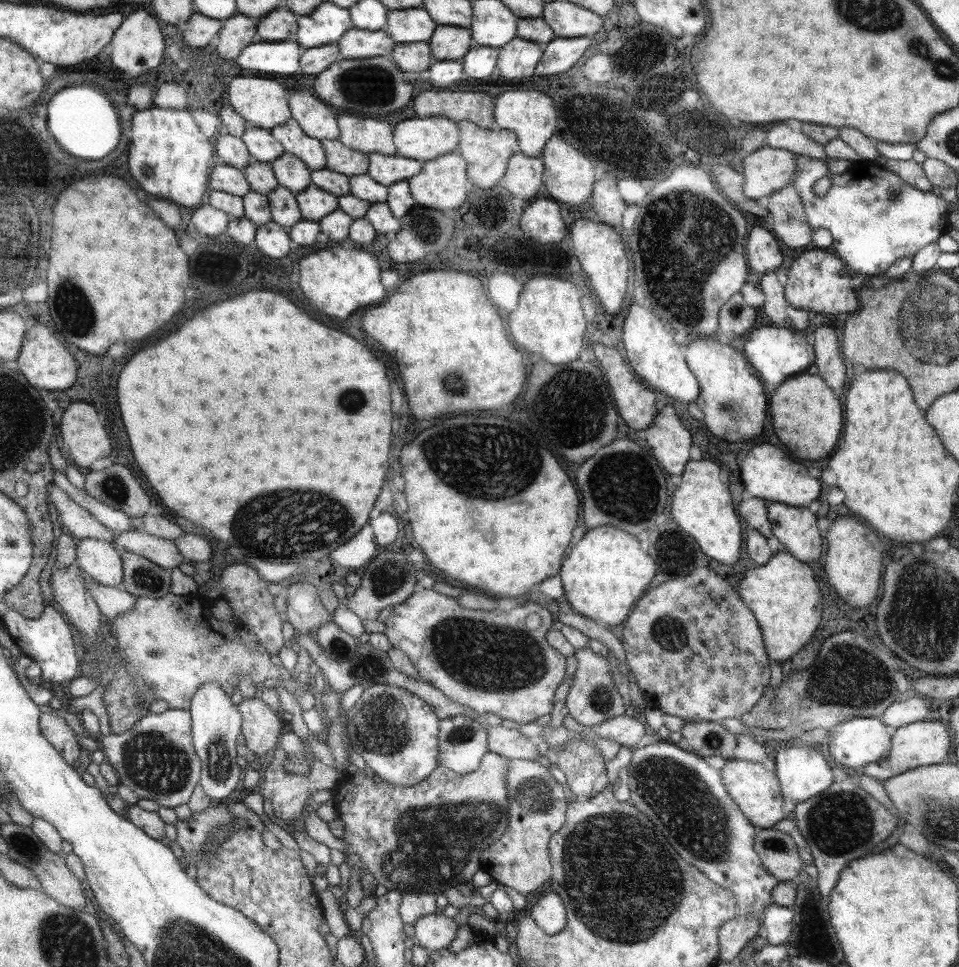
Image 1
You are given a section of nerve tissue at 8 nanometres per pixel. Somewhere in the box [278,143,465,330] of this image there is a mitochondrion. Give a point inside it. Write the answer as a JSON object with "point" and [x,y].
{"point":[422,224]}

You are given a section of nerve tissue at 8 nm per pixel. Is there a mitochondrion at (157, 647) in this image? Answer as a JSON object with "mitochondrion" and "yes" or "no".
{"mitochondrion":"yes"}

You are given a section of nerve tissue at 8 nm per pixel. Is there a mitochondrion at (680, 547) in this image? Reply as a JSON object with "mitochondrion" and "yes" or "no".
{"mitochondrion":"no"}

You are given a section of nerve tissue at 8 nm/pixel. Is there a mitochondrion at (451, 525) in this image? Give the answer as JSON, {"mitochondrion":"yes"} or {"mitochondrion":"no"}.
{"mitochondrion":"no"}

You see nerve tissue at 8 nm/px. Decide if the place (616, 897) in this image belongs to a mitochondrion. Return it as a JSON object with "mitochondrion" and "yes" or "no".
{"mitochondrion":"yes"}

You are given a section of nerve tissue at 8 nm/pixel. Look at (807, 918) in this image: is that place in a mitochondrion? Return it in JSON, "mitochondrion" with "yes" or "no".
{"mitochondrion":"yes"}

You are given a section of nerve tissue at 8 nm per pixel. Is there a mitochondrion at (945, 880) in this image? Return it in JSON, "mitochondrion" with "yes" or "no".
{"mitochondrion":"no"}

